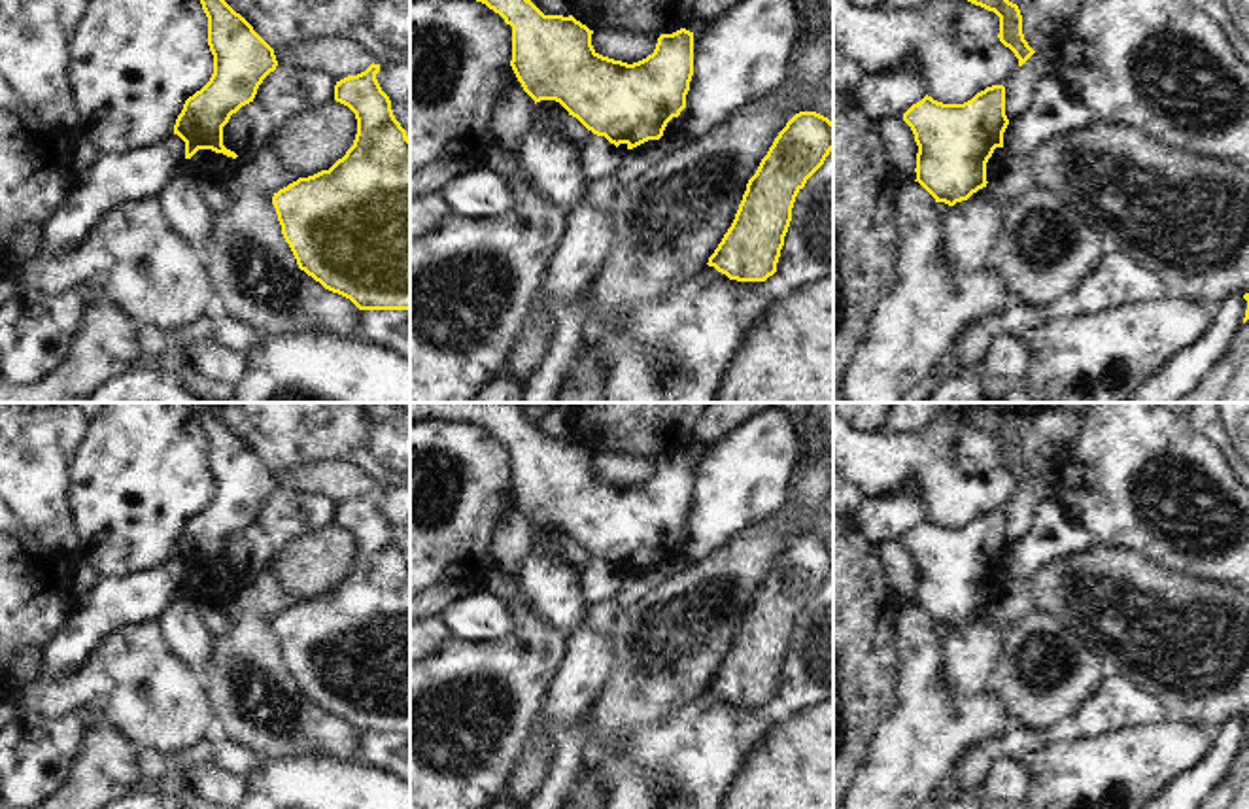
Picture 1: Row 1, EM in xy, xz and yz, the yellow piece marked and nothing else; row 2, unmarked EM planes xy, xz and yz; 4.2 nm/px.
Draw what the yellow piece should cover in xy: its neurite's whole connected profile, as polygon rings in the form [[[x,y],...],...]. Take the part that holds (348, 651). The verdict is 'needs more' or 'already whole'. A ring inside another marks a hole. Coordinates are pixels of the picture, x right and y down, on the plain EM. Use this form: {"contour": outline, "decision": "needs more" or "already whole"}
{"contour": [[[370,488],[334,508],[334,524],[357,542],[353,569],[329,594],[299,601],[272,620],[297,688],[359,733],[410,733],[410,561]]], "decision": "already whole"}

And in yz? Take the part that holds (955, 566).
{"contour": [[[992,508],[964,527],[943,527],[924,520],[913,527],[903,544],[911,550],[916,577],[916,603],[935,626],[954,629],[986,611],[986,586],[996,571],[1003,571],[1003,556],[1009,548],[1005,539],[1005,510]]], "decision": "already whole"}

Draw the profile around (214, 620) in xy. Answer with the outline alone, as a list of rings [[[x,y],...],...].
[[[198,573],[191,582],[181,586],[180,594],[180,597],[185,597],[197,607],[197,614],[212,639],[227,631],[229,620],[225,607],[234,595],[236,582],[212,573]]]

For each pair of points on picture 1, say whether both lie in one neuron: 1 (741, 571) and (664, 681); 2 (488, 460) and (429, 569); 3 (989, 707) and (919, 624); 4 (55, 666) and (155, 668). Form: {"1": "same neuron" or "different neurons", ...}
{"1": "same neuron", "2": "same neuron", "3": "same neuron", "4": "different neurons"}

